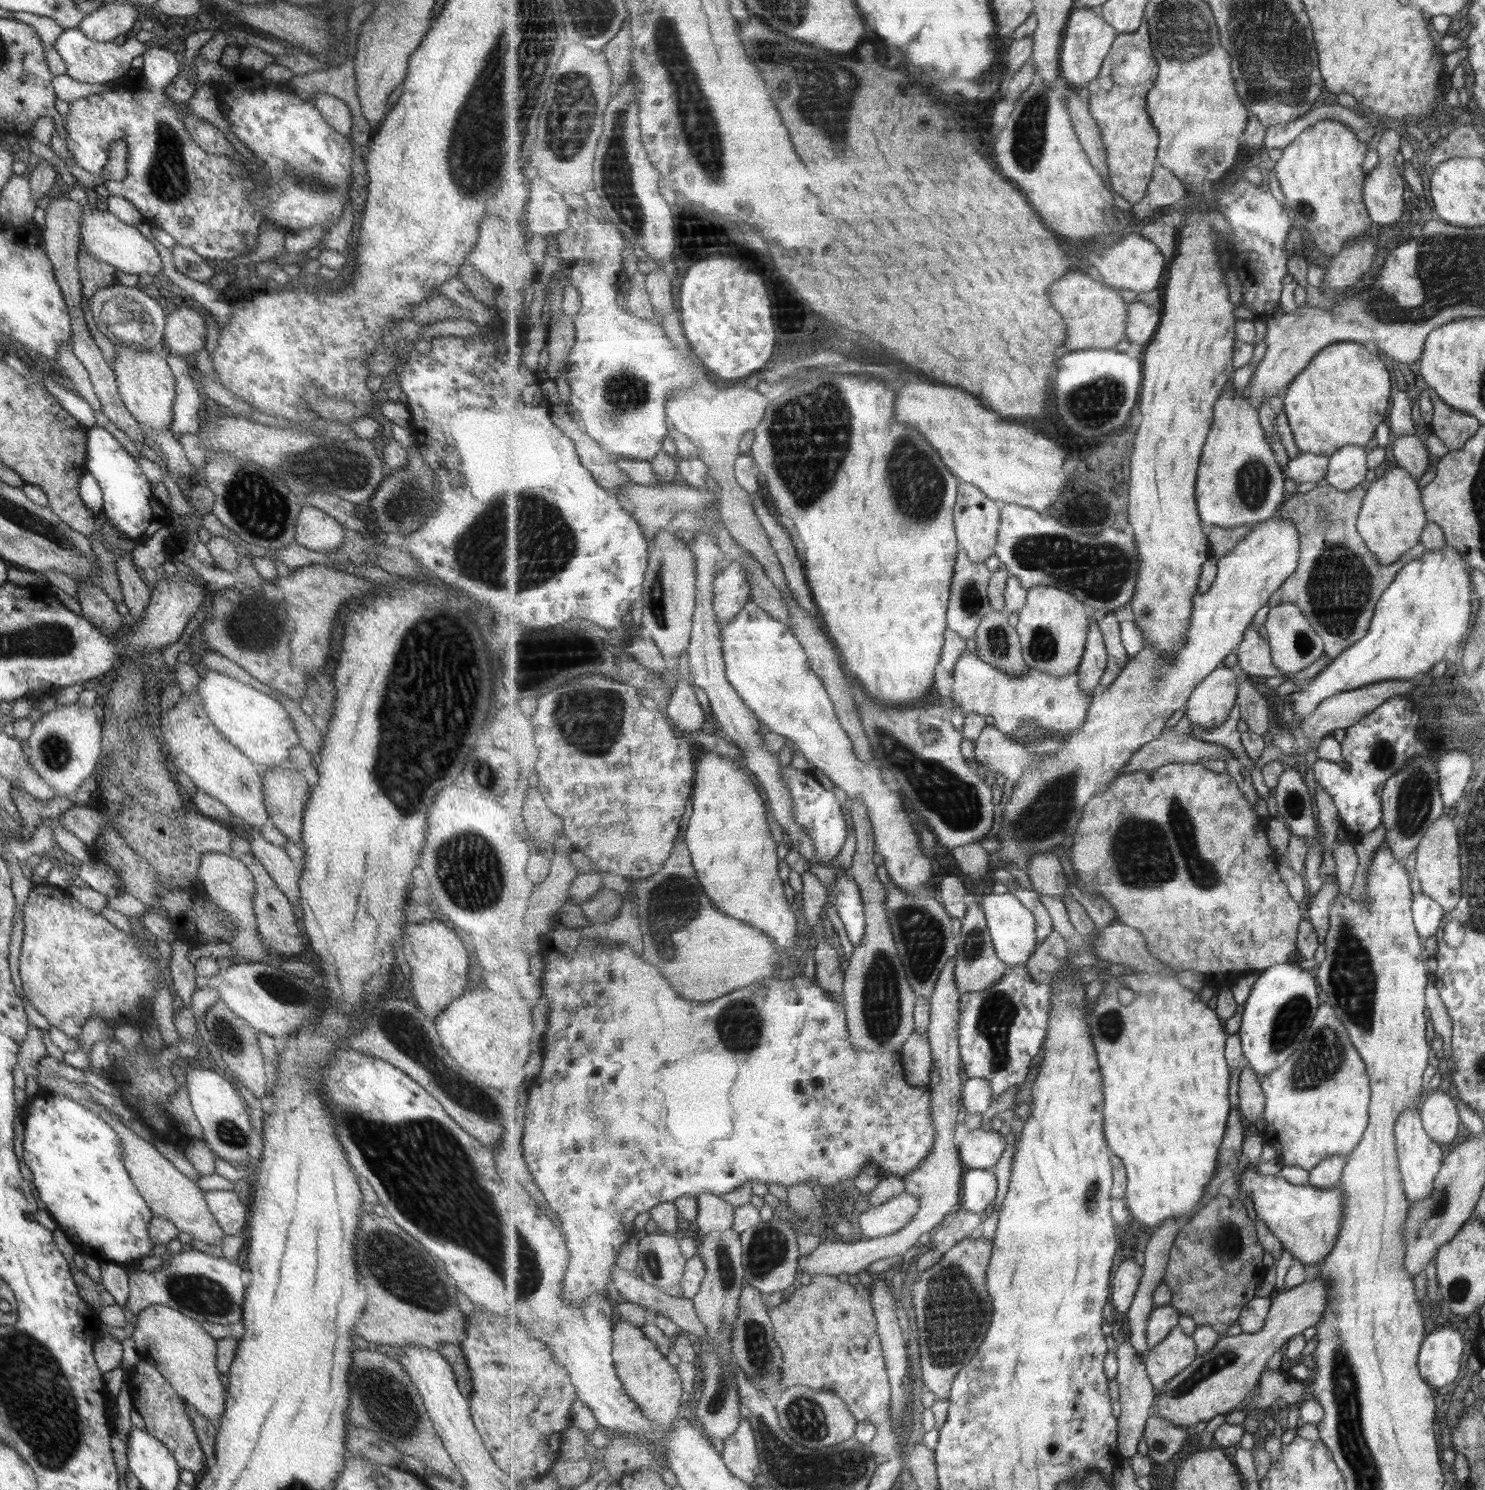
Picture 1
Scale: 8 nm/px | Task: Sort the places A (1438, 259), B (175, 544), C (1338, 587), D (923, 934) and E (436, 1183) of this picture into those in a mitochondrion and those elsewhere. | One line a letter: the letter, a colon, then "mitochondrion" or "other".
A: mitochondrion
B: mitochondrion
C: mitochondrion
D: mitochondrion
E: mitochondrion

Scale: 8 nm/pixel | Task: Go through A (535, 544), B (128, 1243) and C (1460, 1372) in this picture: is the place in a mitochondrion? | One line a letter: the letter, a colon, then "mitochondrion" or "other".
A: mitochondrion
B: other
C: other

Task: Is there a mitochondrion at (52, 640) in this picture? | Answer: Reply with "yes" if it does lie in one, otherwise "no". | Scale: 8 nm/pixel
yes

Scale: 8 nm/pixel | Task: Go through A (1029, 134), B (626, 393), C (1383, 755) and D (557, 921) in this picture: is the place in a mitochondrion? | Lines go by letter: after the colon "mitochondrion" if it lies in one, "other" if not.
A: mitochondrion
B: mitochondrion
C: mitochondrion
D: other

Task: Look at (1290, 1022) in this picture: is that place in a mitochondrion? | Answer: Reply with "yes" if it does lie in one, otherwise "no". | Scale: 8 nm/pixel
yes

